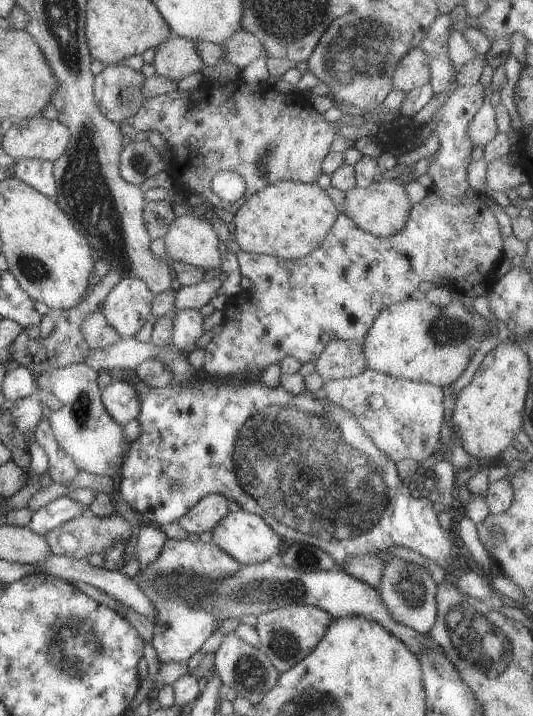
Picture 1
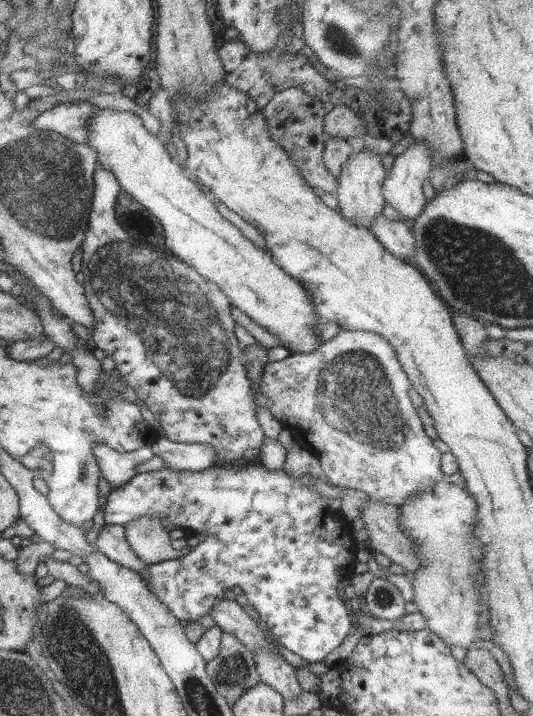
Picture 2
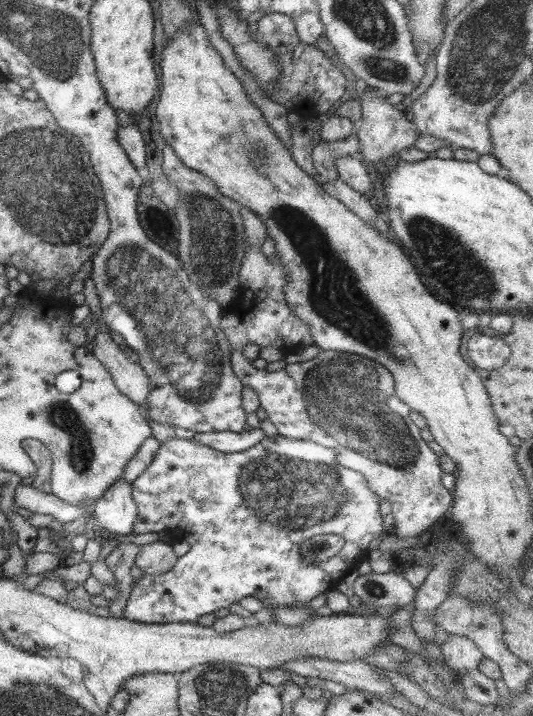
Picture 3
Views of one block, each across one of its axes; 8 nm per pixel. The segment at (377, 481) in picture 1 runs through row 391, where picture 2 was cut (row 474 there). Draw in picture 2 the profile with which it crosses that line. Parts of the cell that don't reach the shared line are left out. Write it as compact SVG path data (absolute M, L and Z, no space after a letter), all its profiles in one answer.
M261 463L244 464L244 465L218 465L207 468L198 472L180 472L174 468L161 469L158 471L148 471L143 473L136 473L132 479L112 489L106 498L104 504L104 520L110 525L122 525L131 520L138 519L142 516L152 515L158 517L164 522L170 521L177 527L185 528L188 534L205 534L204 540L186 551L186 556L174 560L166 560L158 564L147 565L144 570L140 570L140 577L146 587L152 591L152 595L156 596L162 602L175 618L181 622L188 624L198 621L200 617L208 615L214 604L218 601L226 599L225 590L232 589L234 586L240 586L244 592L244 600L252 605L257 610L262 622L266 623L266 628L272 632L272 635L277 639L278 643L282 644L284 648L290 652L300 656L301 659L308 661L308 663L324 662L326 656L338 648L344 638L351 635L354 631L354 619L347 604L338 596L338 584L346 577L350 577L357 570L357 565L353 559L354 552L357 548L357 543L353 538L353 530L351 524L343 516L343 512L333 510L330 508L328 498L322 496L315 489L316 479L312 478L310 474L303 474L299 478L294 478L287 474L284 467L280 470L270 472L266 466Z

